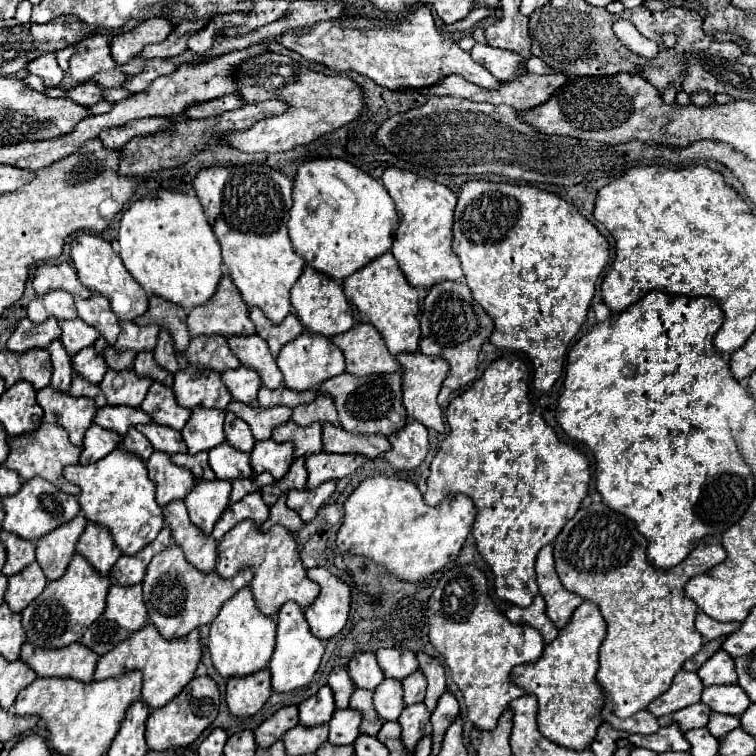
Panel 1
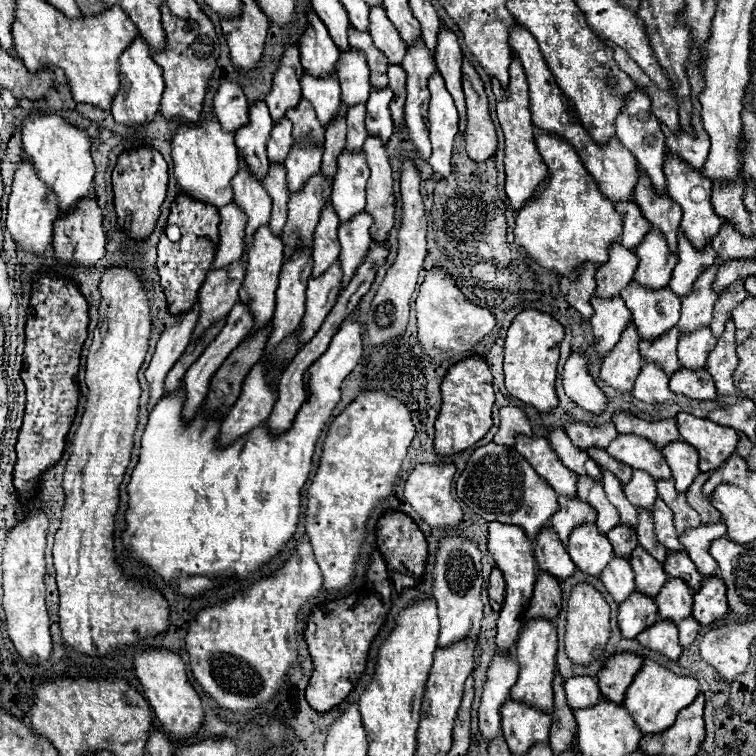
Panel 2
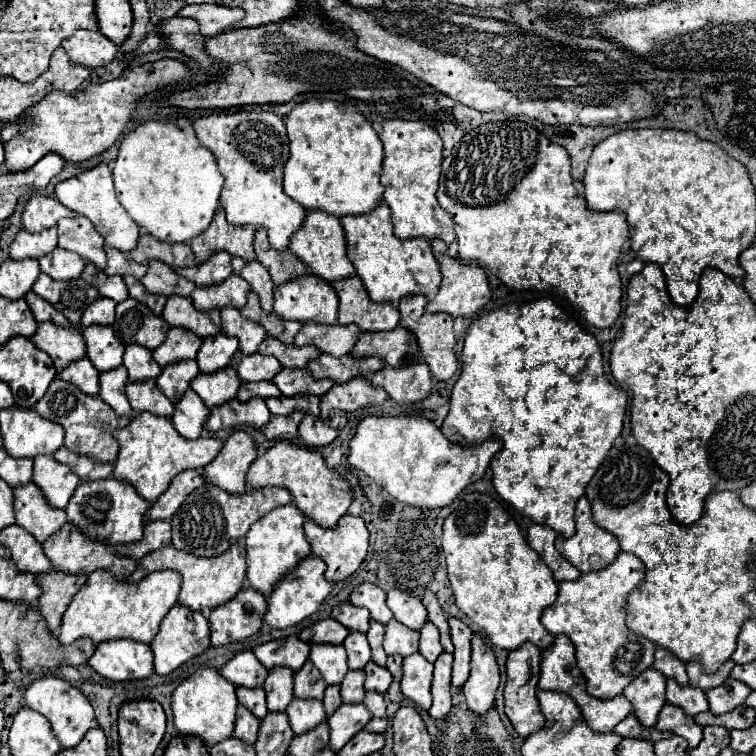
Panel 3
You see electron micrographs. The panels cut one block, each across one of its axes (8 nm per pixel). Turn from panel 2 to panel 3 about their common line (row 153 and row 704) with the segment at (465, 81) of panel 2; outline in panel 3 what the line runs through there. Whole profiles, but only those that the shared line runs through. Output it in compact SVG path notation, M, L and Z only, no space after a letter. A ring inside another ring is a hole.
M474 634L470 678L468 678L466 686L462 688L468 708L480 716L486 714L490 708L494 708L498 684L500 684L500 674L498 674L498 664L496 664L494 652L484 642L482 636Z

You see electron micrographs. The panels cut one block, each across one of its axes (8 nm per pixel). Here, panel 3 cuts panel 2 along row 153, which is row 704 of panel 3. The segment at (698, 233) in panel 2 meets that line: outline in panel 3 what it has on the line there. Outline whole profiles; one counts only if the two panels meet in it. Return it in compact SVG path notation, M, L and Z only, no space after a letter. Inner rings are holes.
M666 704L662 708L658 722L656 722L656 728L668 730L672 734L686 738L688 748L694 748L702 740L702 728L690 716L686 716L678 706L672 706L672 704Z

